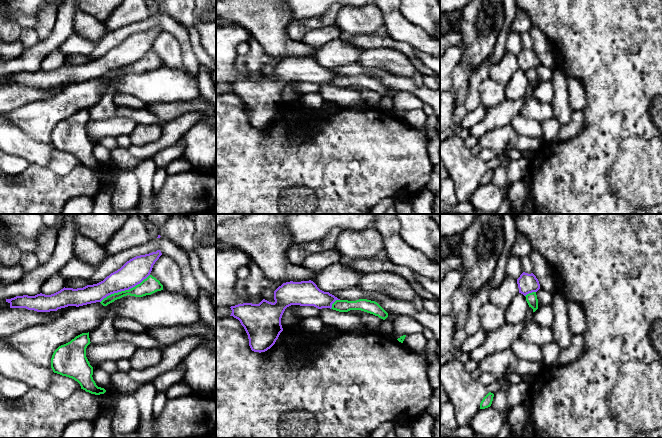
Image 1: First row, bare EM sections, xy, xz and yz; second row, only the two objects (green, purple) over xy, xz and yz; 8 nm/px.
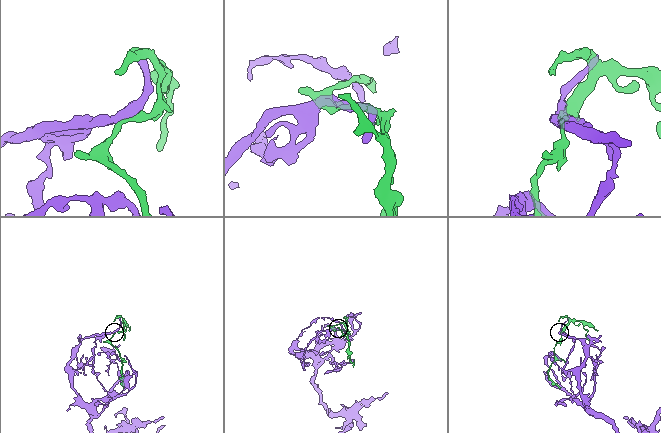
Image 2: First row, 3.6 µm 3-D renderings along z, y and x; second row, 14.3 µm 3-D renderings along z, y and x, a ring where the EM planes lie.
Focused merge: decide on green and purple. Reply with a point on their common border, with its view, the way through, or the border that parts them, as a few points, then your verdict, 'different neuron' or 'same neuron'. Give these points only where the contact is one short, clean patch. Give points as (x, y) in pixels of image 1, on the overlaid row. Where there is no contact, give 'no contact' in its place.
meets green in xy at (125, 290); same neuron

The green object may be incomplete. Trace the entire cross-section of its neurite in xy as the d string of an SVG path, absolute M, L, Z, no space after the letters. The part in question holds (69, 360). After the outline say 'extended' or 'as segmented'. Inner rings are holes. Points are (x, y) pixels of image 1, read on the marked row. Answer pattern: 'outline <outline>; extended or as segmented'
outline M89 332L82 333L70 342L59 346L51 358L54 373L77 381L81 389L91 394L104 394L106 390L98 387L93 380L93 367L86 357L86 348L90 344Z; as segmented

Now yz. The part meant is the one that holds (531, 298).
outline M523 272L517 279L519 293L526 297L526 301L535 312L538 309L538 299L536 292L540 289L540 284L536 276Z; extended

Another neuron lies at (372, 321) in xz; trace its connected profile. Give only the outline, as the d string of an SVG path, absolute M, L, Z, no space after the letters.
M350 310L350 312L359 315L362 321L367 325L371 331L376 331L383 319L373 314L361 311L361 310Z

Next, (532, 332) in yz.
M530 315L524 321L524 328L520 338L539 345L540 347L554 342L554 334L549 327L541 326L531 320Z

